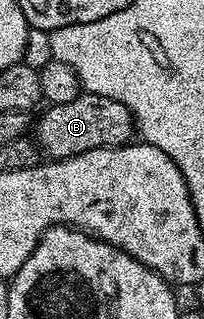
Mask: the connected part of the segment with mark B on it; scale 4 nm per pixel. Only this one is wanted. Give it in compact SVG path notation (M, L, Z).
M83 91L82 95L72 98L72 102L52 104L45 109L42 117L37 117L36 143L47 157L63 160L69 156L79 156L97 148L121 148L131 143L136 136L134 115L124 102L104 98L100 94Z

